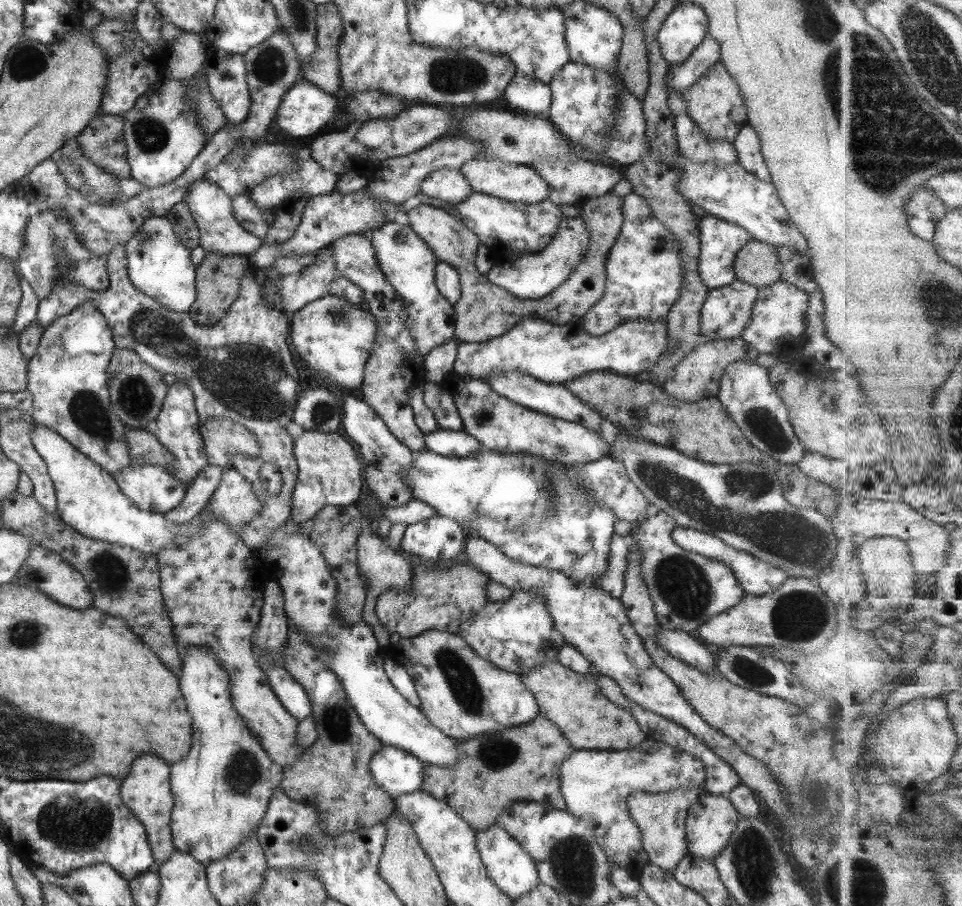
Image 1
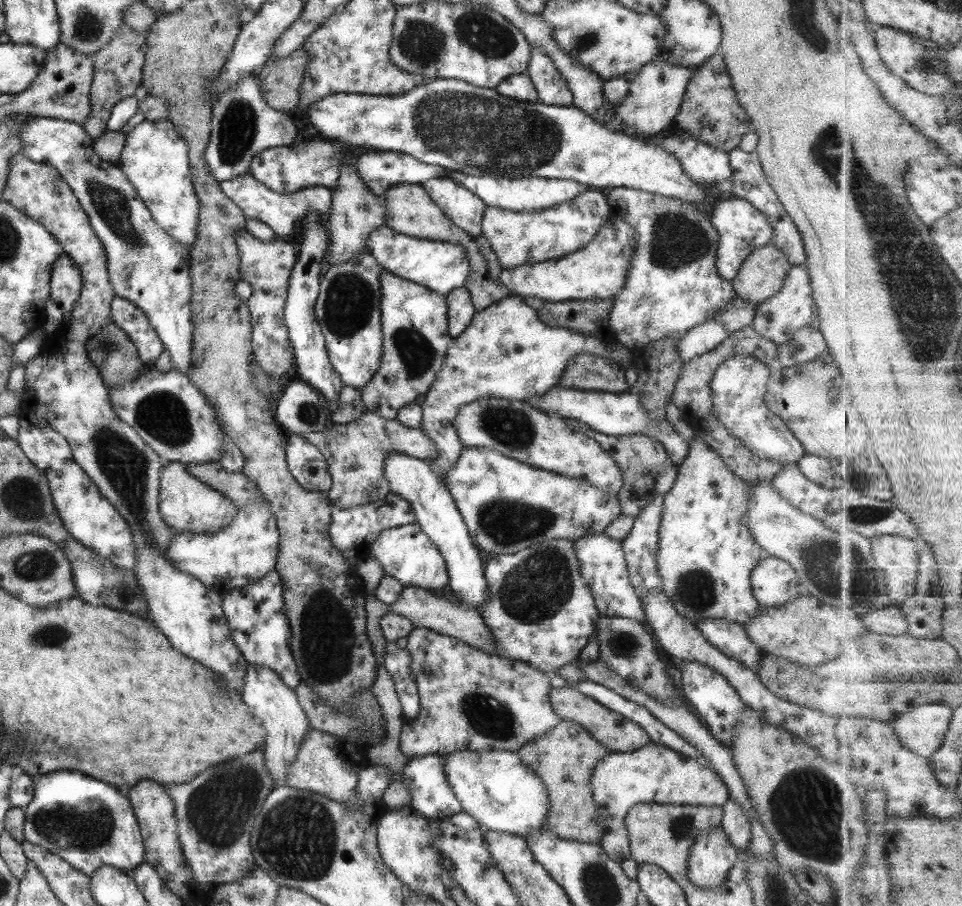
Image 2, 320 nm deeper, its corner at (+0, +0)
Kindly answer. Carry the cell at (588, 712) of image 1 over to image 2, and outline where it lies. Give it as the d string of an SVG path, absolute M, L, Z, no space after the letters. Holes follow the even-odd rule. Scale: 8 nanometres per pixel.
M574 687L550 688L548 692L550 706L559 719L579 723L601 746L609 752L633 751L650 743L648 734L633 722L627 721L619 714L610 712L598 702L587 698L584 694L575 690Z

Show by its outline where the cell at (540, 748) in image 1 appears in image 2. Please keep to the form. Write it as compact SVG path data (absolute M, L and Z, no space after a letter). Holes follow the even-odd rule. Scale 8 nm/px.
M561 719L551 730L526 742L516 751L519 760L526 764L540 778L547 789L548 819L546 829L557 838L571 839L577 842L600 844L600 830L596 825L596 804L592 800L590 780L596 764L609 753L579 723Z

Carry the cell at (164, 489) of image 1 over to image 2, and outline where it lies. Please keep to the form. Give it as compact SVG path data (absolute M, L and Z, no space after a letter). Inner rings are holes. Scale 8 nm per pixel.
M170 462L160 470L158 509L163 522L174 532L211 534L223 528L236 513L236 506L221 493L186 472L180 462Z

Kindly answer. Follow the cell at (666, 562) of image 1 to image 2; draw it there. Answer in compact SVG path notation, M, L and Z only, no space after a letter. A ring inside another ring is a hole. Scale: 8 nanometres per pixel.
M694 436L688 442L686 457L677 465L673 486L663 497L656 546L660 591L671 602L675 612L692 623L717 618L743 626L761 610L753 597L750 577L753 567L763 557L763 550L746 525L748 500L748 483L736 477L712 448Z

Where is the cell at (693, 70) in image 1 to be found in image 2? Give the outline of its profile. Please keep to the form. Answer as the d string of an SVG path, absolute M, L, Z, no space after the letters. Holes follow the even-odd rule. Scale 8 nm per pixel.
M656 56L635 71L602 80L603 103L611 107L615 118L623 127L629 127L631 133L655 136L673 122L693 71L695 67L673 66Z

